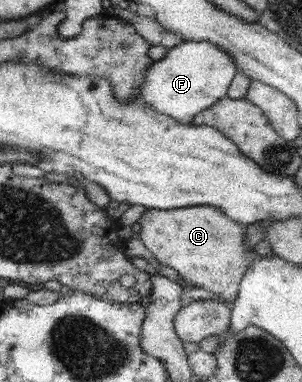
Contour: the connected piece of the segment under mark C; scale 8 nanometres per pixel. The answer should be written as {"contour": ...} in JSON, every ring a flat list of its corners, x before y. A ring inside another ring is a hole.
{"contour":[[210,206,145,209,136,222,140,228,139,240,157,263,173,268,193,287,217,294,228,305,237,298,242,277,256,257,245,247,245,225,232,221,221,210]]}

